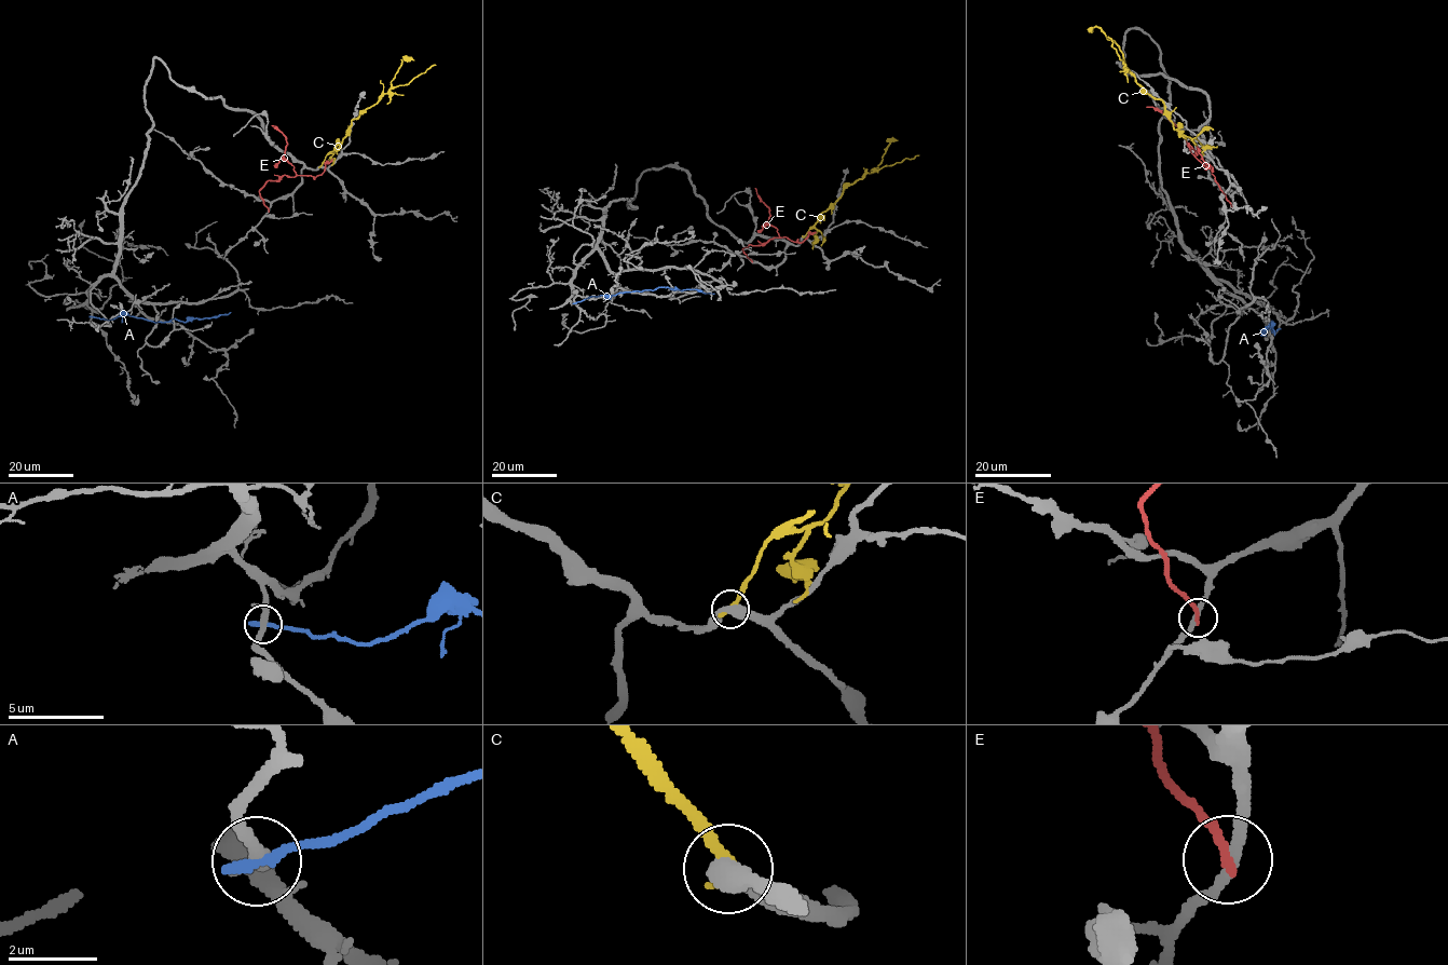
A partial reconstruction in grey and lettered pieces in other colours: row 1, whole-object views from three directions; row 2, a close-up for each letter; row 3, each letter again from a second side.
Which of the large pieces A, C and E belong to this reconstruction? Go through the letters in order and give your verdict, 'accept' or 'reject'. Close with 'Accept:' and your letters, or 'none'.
A: reject
C: reject
E: reject
Accept: none

